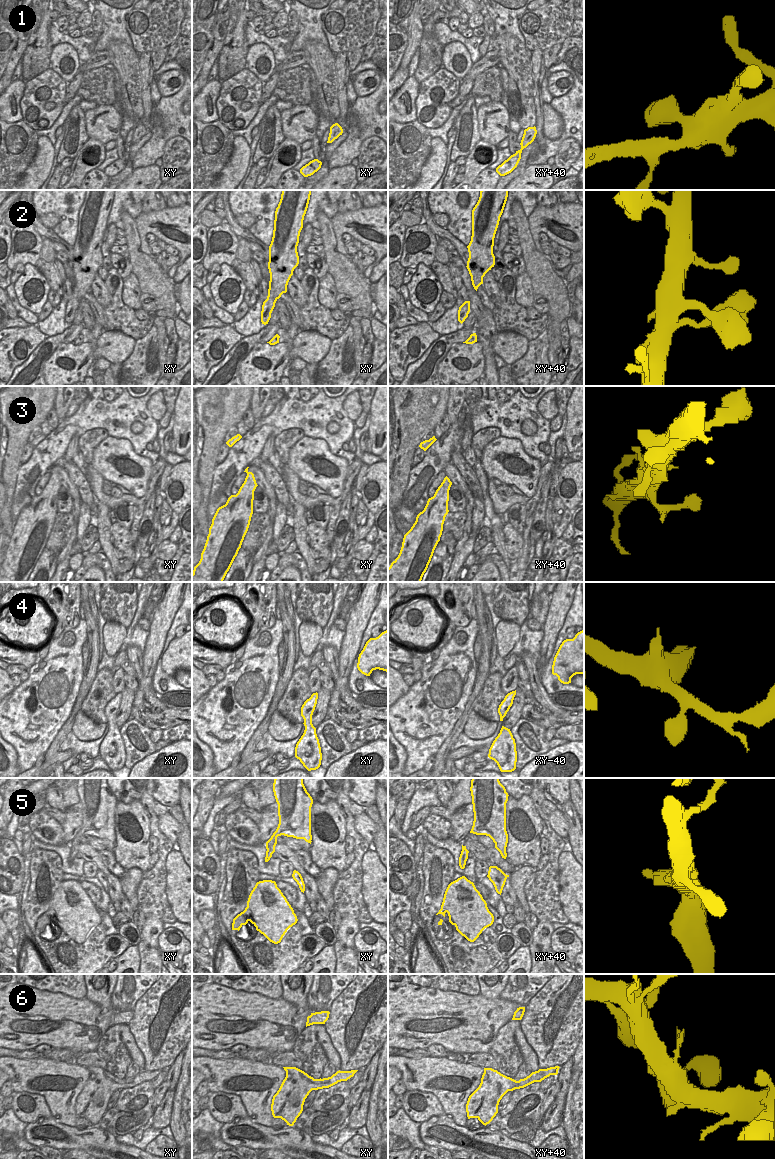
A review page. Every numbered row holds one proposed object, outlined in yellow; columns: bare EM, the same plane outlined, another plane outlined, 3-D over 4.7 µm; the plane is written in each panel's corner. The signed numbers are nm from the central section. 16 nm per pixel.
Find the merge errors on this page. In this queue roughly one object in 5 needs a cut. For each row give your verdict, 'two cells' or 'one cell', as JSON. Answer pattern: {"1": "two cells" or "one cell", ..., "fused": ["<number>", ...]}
{"1": "one cell", "2": "one cell", "3": "one cell", "4": "one cell", "5": "one cell", "6": "one cell", "fused": []}

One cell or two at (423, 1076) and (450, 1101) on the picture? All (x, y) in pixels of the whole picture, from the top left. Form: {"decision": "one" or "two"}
{"decision": "one"}

